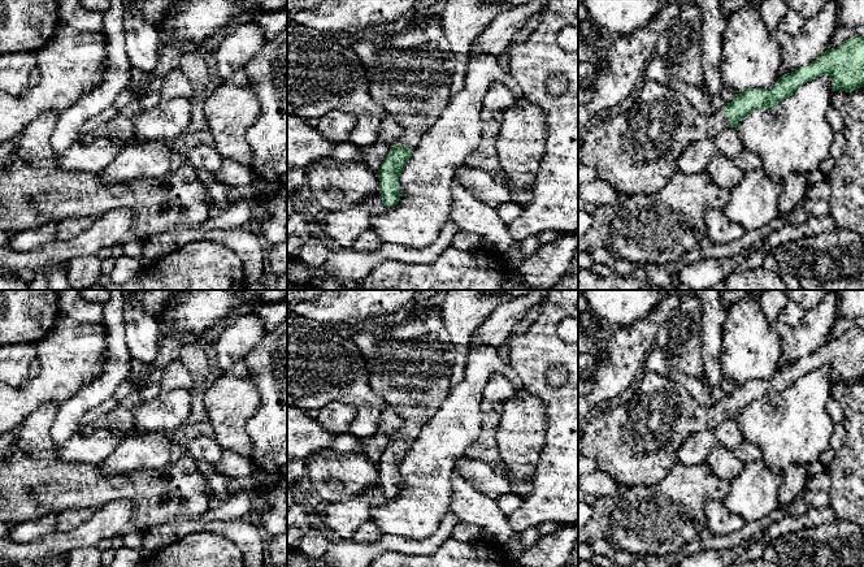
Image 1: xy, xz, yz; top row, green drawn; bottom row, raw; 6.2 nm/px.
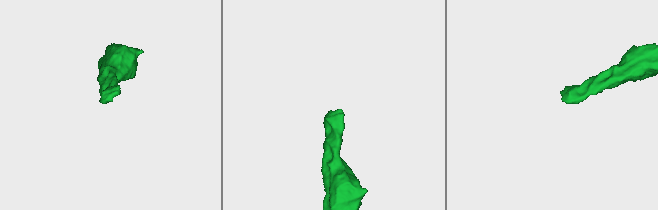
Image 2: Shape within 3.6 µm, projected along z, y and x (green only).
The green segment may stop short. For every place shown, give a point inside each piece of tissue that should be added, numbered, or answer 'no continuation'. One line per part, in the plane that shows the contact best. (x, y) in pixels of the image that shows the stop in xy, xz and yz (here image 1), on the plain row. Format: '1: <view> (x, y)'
1: yz (635, 444)

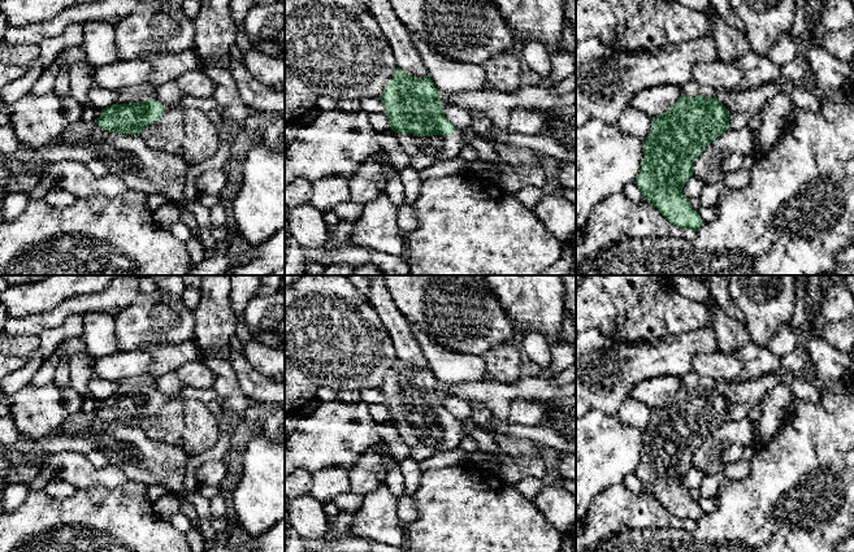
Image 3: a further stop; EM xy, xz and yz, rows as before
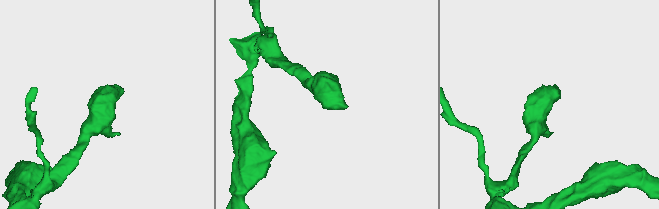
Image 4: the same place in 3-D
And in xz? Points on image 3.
1: xz (424, 442)

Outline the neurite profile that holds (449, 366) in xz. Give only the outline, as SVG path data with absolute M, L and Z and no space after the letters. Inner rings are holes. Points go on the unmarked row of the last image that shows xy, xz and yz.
M409 323L409 327L439 384L489 382L486 362L481 356L451 351L438 344L416 325Z

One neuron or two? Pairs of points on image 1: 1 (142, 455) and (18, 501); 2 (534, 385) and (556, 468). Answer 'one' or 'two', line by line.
1: two
2: one

